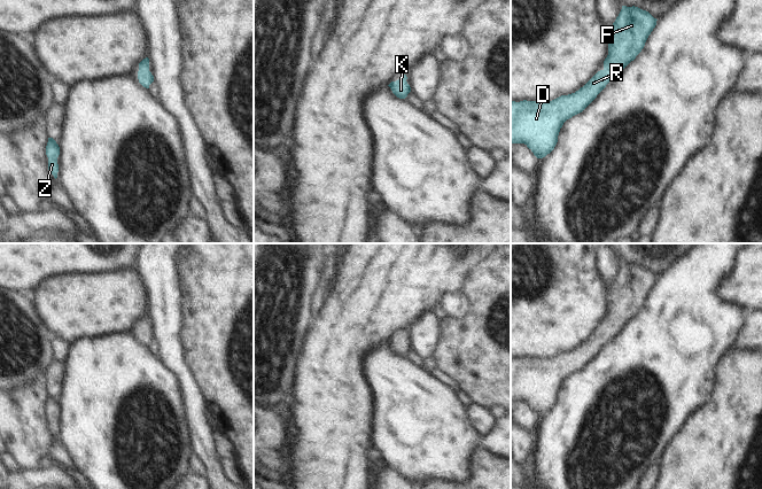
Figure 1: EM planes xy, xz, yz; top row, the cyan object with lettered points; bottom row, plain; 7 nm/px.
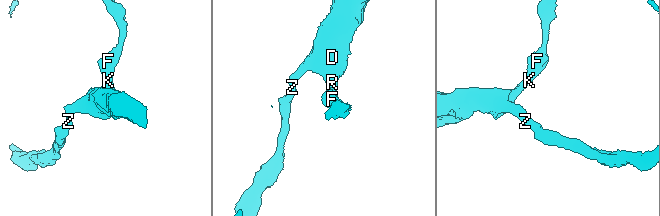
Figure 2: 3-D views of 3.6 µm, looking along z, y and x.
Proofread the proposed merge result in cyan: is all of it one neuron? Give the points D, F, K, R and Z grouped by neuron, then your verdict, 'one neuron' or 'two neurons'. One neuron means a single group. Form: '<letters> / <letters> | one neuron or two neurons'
D F K R Z | one neuron

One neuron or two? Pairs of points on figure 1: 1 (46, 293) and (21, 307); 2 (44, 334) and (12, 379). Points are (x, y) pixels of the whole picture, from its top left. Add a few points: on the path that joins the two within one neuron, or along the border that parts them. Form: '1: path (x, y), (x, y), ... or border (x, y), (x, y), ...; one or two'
1: border (32, 302), (36, 312), (45, 326); two
2: path (32, 346), (12, 367); one

